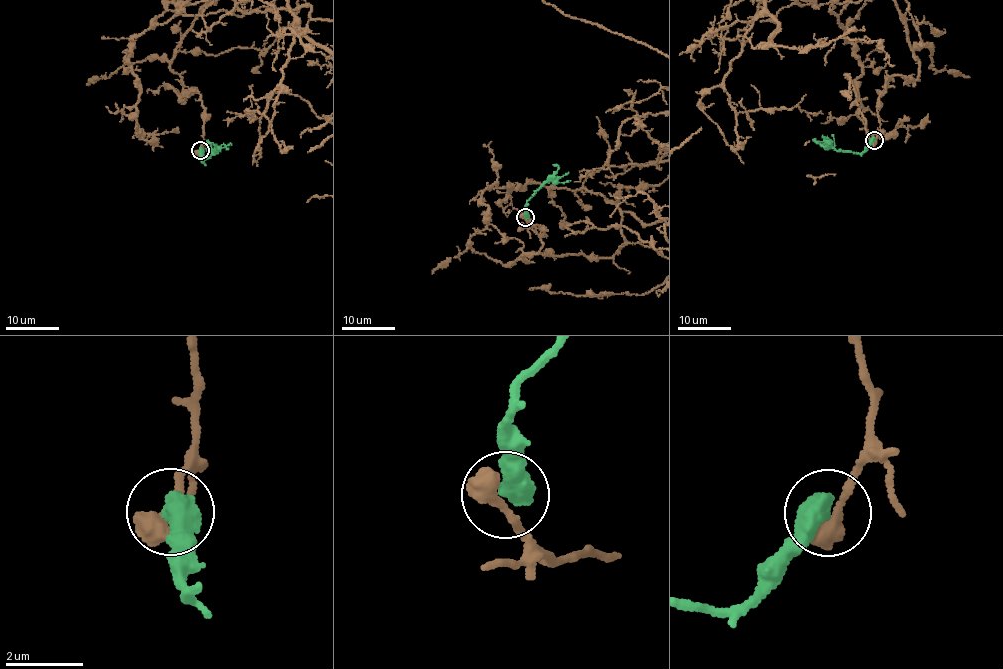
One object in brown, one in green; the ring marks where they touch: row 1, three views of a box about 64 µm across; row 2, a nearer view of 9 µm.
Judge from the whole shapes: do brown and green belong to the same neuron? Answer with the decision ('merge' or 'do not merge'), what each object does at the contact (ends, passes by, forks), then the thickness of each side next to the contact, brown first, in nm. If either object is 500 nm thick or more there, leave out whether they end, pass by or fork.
do not merge; 600 nm thick on the brown side, 650 nm on the other

